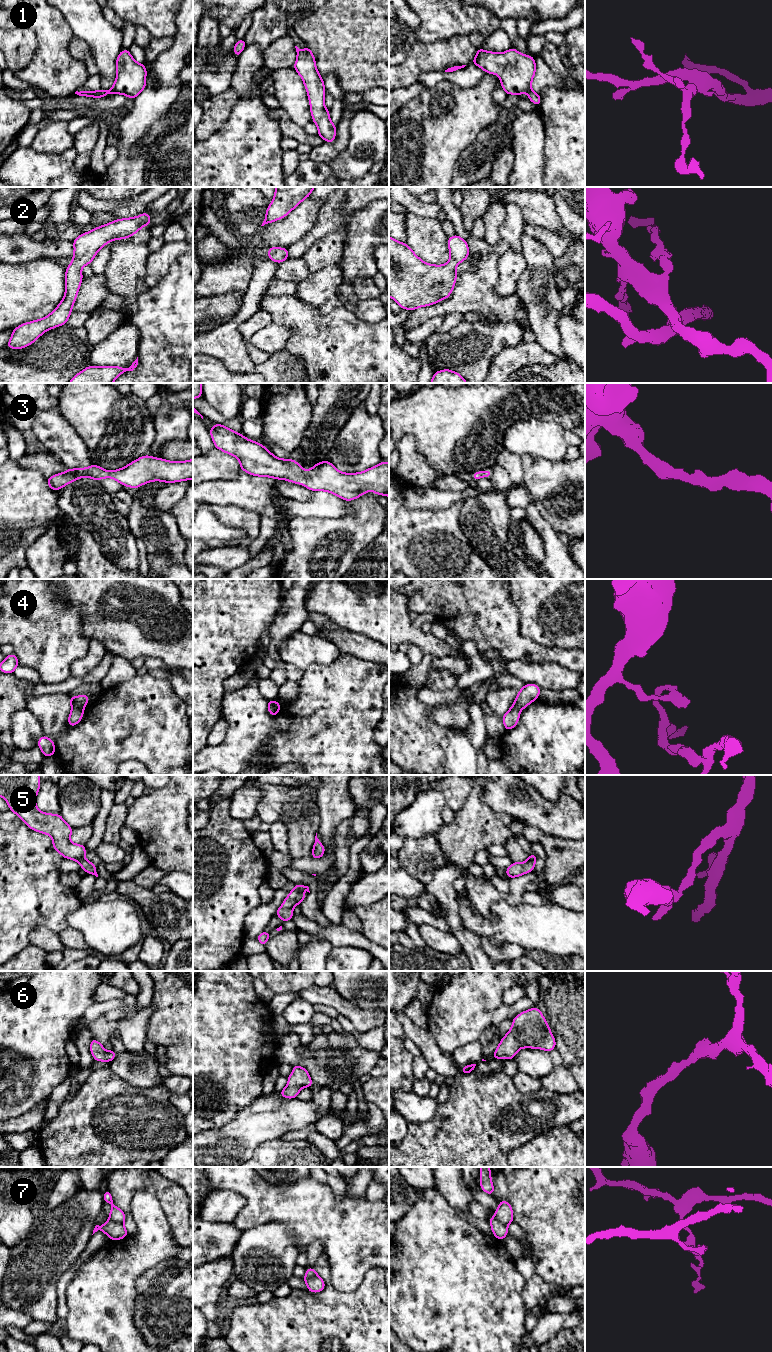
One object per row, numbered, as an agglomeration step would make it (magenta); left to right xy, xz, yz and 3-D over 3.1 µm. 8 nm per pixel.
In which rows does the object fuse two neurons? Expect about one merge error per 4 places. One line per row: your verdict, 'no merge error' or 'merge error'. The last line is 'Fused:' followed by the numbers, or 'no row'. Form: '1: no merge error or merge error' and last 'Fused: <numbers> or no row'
1: no merge error
2: no merge error
3: no merge error
4: merge error
5: no merge error
6: no merge error
7: merge error
Fused: 4, 7

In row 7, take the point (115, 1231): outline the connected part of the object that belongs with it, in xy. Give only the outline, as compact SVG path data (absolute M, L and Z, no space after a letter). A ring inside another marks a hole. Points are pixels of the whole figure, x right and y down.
M108 1220L102 1226L96 1225L93 1234L98 1230L102 1230L110 1240L120 1240L129 1234L123 1224L111 1220Z

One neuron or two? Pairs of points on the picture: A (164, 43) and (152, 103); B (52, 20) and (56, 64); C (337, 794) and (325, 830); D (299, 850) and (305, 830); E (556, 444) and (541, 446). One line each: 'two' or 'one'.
A: two
B: one
C: one
D: one
E: one

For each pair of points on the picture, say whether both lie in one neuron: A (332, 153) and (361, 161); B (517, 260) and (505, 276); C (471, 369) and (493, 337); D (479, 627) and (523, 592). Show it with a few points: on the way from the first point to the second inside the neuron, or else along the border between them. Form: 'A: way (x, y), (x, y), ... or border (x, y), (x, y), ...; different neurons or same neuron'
A: border (350, 133), (346, 149), (328, 164); different neurons
B: way (513, 264), (509, 272); same neuron
C: way (479, 361), (480, 357), (491, 345); same neuron
D: border (509, 589), (509, 598), (516, 607), (520, 623); different neurons

